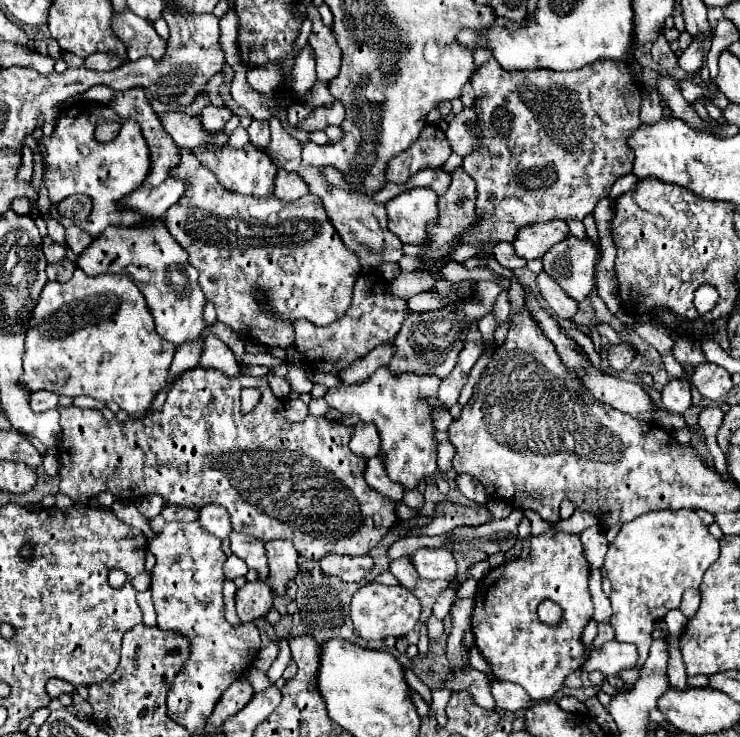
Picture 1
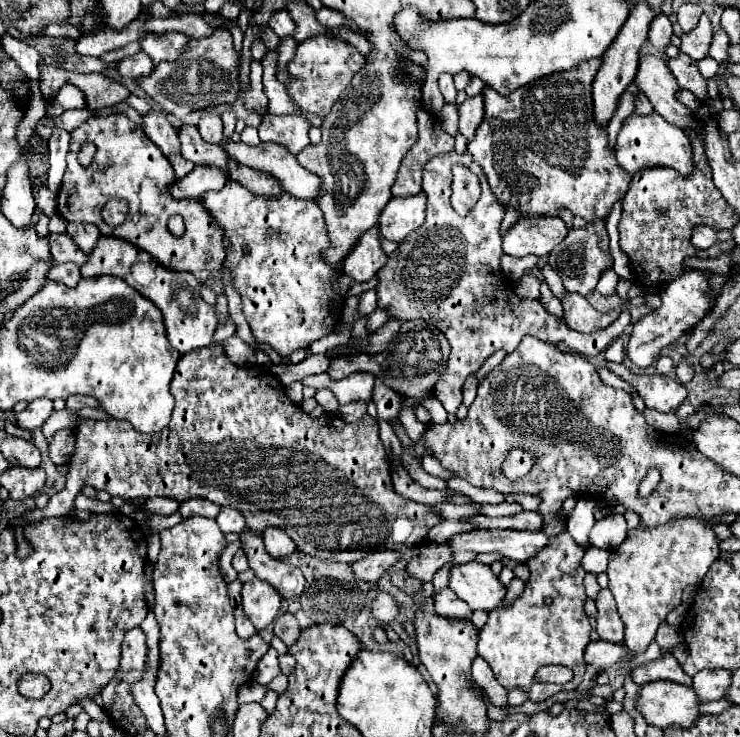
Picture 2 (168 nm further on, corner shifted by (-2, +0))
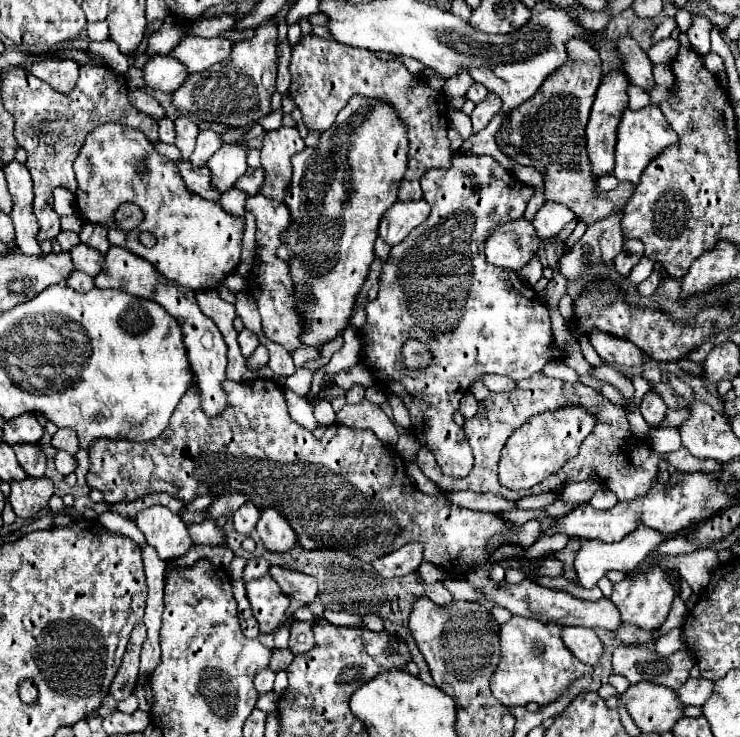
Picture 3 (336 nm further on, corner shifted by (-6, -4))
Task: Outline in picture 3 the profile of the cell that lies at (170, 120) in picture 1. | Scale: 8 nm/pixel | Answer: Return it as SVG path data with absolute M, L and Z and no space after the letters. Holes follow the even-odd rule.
M248 169L248 171L244 173L244 177L234 183L234 187L240 189L240 191L244 191L246 195L254 195L254 193L258 193L262 181L264 181L262 169Z

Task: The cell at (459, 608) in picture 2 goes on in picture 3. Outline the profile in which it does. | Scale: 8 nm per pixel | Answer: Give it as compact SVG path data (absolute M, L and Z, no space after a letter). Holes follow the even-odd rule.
M436 583L436 585L426 585L424 587L424 593L434 601L434 603L448 603L452 601L452 595L450 591L444 587L444 583Z

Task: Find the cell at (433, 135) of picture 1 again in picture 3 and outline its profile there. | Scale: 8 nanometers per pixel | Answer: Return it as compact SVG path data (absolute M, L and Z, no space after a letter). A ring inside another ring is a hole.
M314 35L304 37L292 49L292 85L290 97L296 101L302 121L308 131L326 131L342 105L348 103L352 95L362 95L370 99L384 101L394 107L398 119L408 127L408 169L398 189L398 201L416 201L422 199L420 177L434 167L448 169L452 165L450 141L446 137L448 119L446 119L446 95L438 89L432 89L422 75L412 75L402 61L398 59L380 59L370 51L346 49L330 39L320 39Z

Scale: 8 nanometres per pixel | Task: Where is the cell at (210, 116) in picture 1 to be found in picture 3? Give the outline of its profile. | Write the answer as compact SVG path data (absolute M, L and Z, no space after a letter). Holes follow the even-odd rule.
M210 129L208 131L200 131L198 141L196 141L196 149L194 149L194 153L190 155L188 161L192 165L196 165L196 167L202 167L212 157L212 153L220 149L220 145L222 145L222 139L220 139L218 133L214 133Z

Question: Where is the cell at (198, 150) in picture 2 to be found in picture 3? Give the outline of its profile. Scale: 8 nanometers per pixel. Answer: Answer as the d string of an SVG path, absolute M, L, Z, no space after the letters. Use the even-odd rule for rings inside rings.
M180 115L174 119L174 129L176 129L176 147L182 151L182 157L188 159L190 153L194 151L194 139L198 137L198 127L192 119Z

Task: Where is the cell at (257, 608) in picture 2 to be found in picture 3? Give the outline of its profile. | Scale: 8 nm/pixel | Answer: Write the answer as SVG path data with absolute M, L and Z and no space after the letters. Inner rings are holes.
M270 575L248 581L246 593L252 605L252 613L260 623L260 633L272 633L284 621L290 599L282 593Z

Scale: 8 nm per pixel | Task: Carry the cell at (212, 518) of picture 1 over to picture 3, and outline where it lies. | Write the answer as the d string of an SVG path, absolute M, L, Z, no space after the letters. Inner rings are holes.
M250 501L246 505L242 505L236 513L234 513L234 527L240 535L250 535L252 529L256 527L258 523L258 517L260 517L260 511L256 505L252 505Z

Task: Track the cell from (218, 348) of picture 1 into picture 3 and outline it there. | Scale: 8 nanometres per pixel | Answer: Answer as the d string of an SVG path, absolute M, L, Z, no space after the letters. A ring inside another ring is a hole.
M230 273L230 275L227 275L224 280L223 284L227 286L230 290L234 292L239 292L244 288L245 279L242 278L238 273Z

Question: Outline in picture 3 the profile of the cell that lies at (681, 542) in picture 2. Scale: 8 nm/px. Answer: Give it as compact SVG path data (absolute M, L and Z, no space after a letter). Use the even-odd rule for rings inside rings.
M652 567L648 573L630 575L628 579L616 583L610 599L614 601L614 605L618 607L618 611L622 613L622 619L626 623L654 631L666 621L670 605L674 601L674 595L676 595L676 589L668 583L668 569Z

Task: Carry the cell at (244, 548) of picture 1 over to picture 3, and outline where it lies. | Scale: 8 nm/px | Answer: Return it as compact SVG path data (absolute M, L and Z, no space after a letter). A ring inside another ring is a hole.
M270 567L270 575L280 585L282 593L286 593L290 599L300 601L302 605L310 605L318 595L318 581L312 575L290 571L284 567Z

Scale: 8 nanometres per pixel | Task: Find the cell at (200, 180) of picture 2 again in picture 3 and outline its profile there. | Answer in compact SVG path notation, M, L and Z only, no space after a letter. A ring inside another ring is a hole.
M224 143L206 163L212 171L212 181L216 189L228 191L232 189L234 181L238 177L242 177L248 169L246 165L246 157L248 157L248 147L244 145L228 145Z

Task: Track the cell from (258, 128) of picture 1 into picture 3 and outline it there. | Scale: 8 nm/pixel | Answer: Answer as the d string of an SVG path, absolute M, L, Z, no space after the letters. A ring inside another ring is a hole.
M280 127L276 131L268 131L264 137L262 147L262 169L264 169L264 183L258 189L264 197L282 203L292 179L292 163L290 157L302 151L304 139L300 137L298 129L294 127Z

